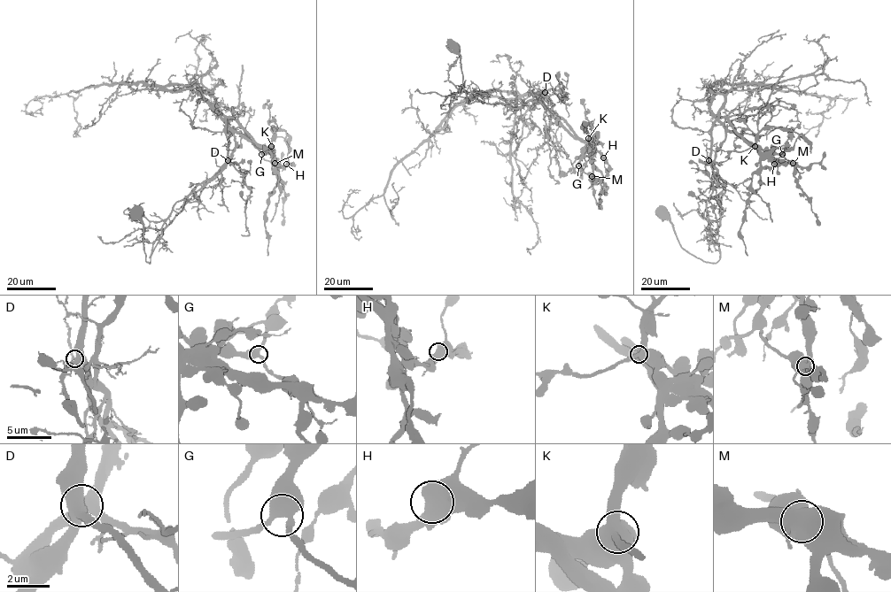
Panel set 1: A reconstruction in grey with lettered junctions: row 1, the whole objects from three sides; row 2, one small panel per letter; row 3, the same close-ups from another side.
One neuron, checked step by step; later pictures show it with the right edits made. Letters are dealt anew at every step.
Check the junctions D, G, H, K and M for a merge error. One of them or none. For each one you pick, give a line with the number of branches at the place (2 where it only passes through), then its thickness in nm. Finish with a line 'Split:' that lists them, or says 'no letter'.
M: Branches: 3. Thickness 650 nm
Split: M

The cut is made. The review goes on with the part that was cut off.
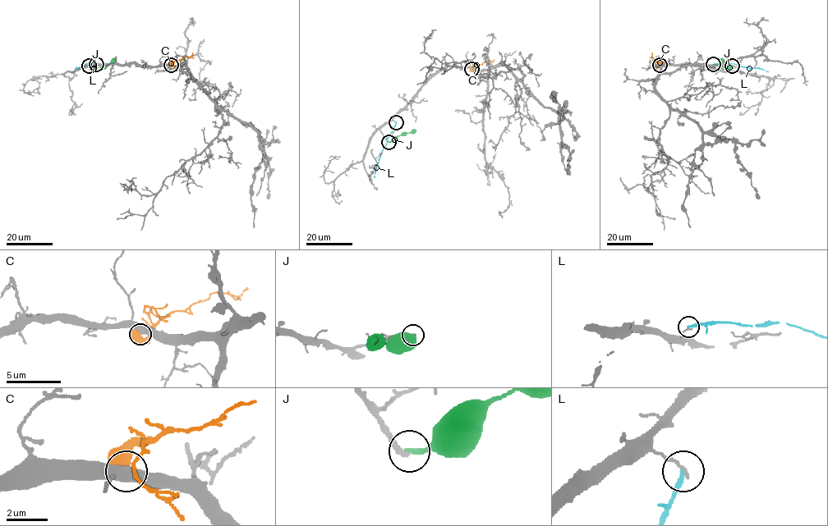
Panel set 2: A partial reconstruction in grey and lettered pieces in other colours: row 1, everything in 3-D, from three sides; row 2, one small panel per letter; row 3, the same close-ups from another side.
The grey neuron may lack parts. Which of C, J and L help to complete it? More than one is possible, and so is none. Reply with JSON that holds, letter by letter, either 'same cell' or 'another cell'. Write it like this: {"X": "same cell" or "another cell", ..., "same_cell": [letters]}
{"C": "another cell", "J": "another cell", "L": "another cell", "same_cell": []}

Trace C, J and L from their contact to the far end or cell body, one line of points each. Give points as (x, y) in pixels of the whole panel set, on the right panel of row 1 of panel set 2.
C: (660, 65), (660, 62), (650, 57), (652, 52)
J: (732, 66), (725, 67), (720, 59)
L: (713, 64), (735, 64), (768, 72)

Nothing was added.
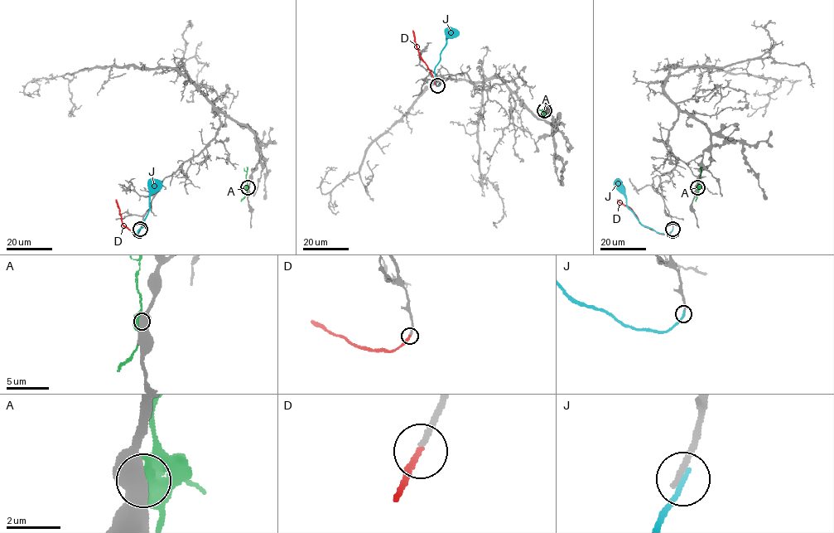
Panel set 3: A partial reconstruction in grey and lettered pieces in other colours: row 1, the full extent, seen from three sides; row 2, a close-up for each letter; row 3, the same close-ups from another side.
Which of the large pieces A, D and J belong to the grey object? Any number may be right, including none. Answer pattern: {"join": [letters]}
{"join": ["D"]}

